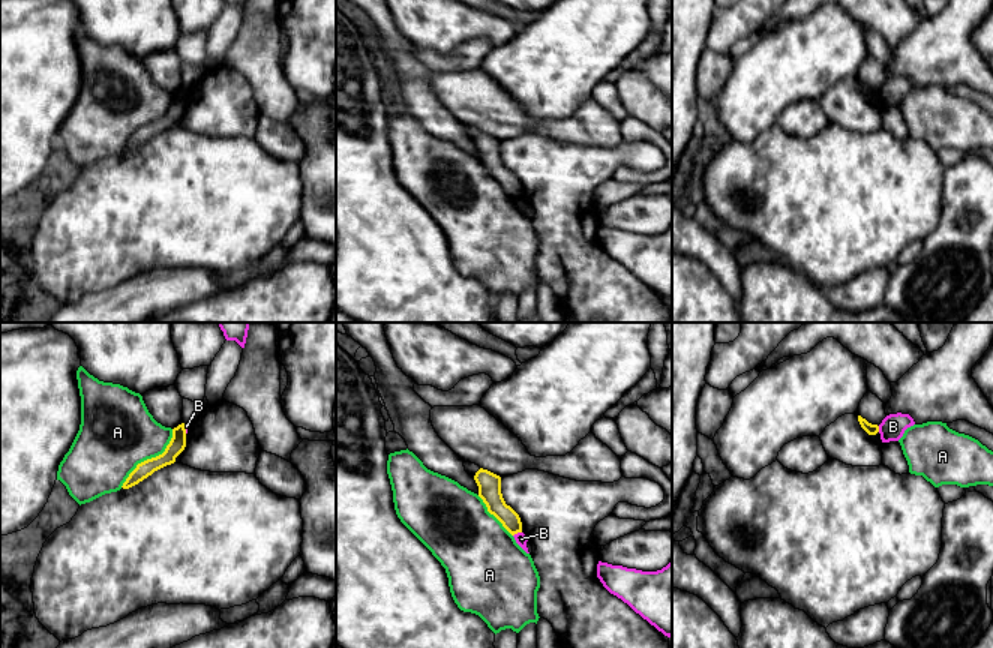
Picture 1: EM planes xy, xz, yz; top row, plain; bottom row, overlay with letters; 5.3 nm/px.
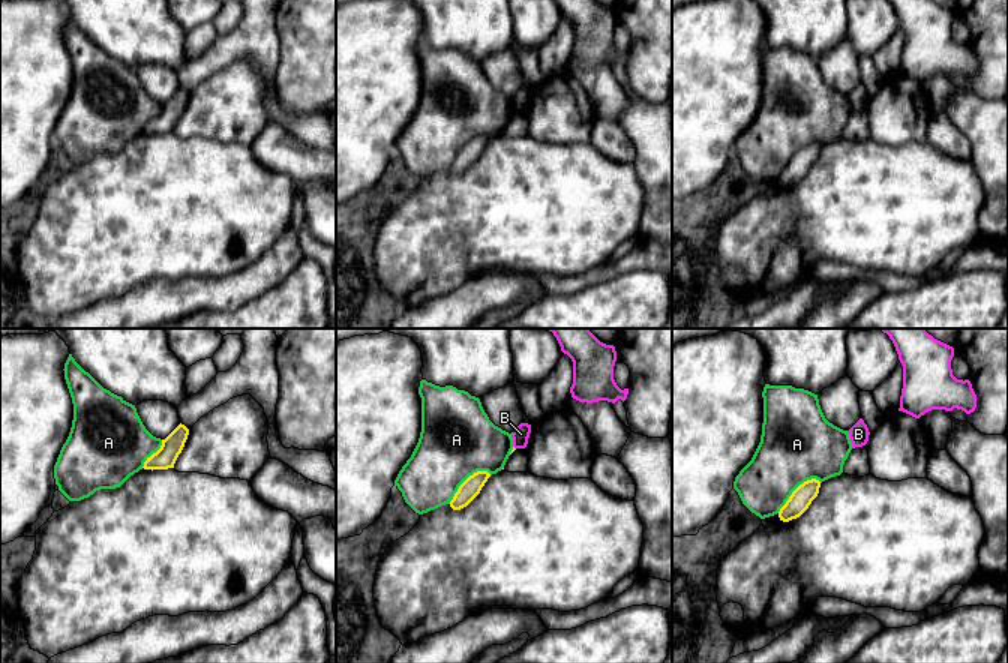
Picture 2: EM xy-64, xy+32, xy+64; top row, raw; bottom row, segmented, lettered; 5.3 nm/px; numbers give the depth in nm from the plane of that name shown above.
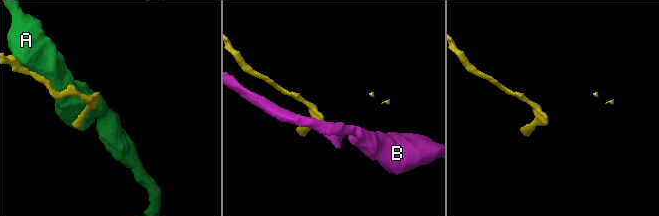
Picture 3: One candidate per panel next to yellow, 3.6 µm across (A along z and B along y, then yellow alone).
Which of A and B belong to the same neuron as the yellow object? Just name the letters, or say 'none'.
none

